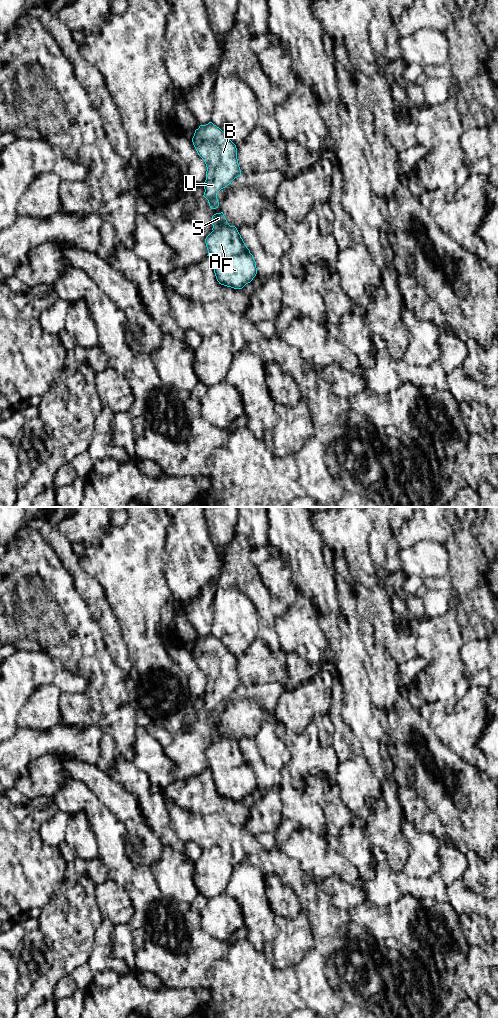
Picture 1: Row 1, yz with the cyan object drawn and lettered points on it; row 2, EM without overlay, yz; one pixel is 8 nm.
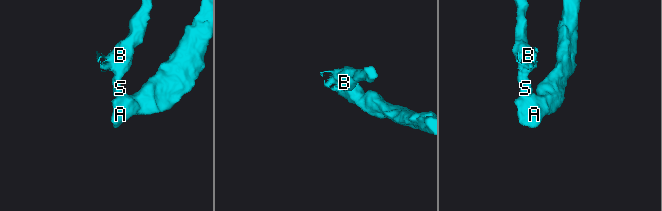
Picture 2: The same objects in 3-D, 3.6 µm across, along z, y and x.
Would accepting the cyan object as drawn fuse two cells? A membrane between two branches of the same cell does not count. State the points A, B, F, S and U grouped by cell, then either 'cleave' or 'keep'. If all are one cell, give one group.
groups A F / B S U; cleave

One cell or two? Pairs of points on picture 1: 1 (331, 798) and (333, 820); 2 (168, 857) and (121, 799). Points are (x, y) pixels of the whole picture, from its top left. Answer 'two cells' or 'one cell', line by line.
1: one cell
2: two cells

